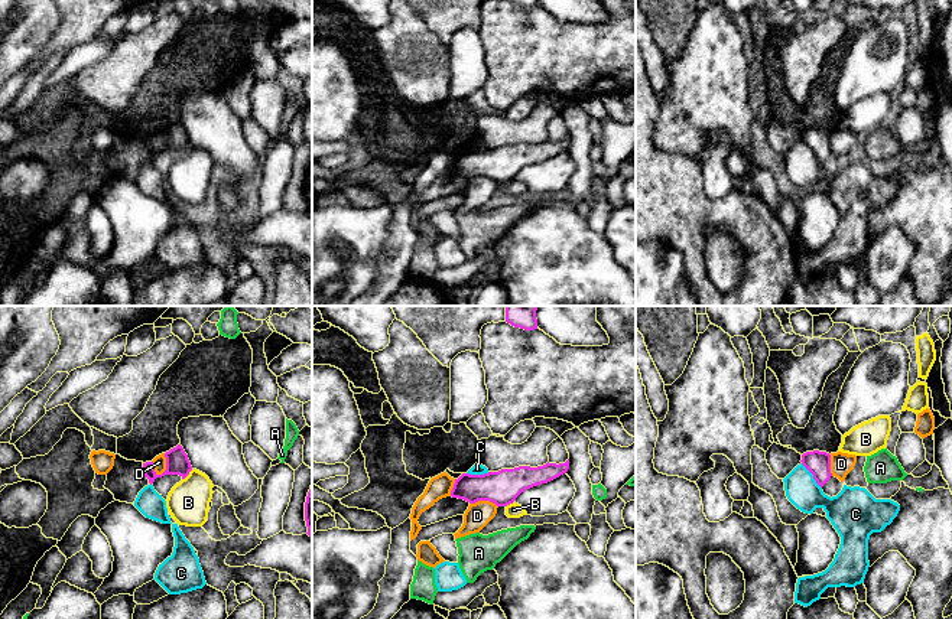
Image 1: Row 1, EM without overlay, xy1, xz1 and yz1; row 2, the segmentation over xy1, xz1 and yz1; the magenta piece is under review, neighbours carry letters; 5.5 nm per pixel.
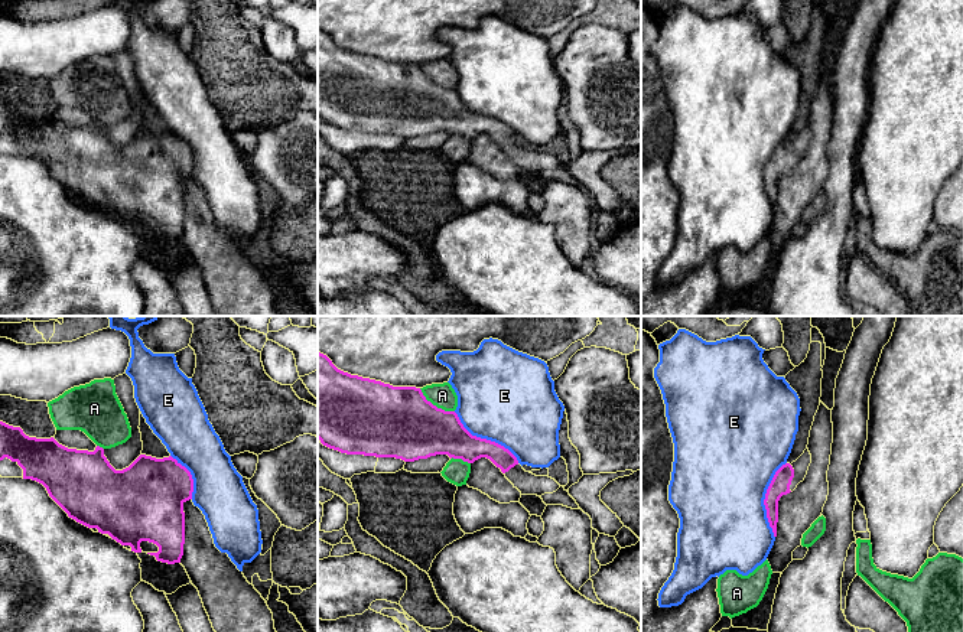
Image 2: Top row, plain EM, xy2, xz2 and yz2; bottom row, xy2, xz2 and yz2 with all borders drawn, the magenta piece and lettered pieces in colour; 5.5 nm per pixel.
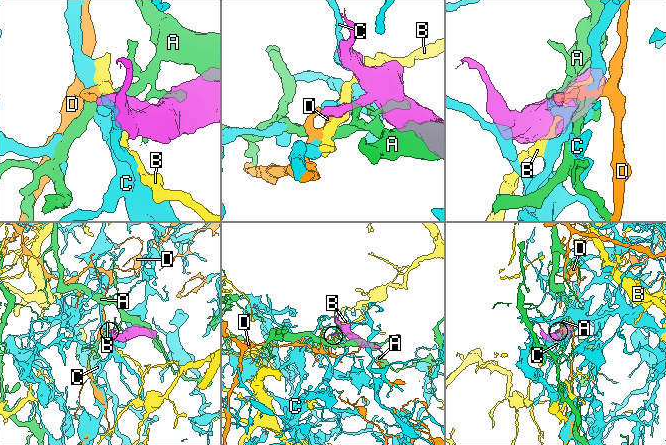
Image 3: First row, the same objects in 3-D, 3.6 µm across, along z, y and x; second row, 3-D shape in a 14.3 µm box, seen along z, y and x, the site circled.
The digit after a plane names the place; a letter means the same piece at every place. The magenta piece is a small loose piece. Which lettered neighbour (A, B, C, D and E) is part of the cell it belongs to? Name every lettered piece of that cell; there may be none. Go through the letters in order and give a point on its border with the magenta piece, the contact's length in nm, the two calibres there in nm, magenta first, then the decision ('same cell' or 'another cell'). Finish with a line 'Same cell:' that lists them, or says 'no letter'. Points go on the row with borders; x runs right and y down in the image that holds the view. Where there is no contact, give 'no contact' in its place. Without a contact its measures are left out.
A: xz2 (435, 406) | 240 nm | 400/140 nm | another cell
B: xy1 (187, 475) | 90 nm | 130/240 nm | another cell
C: yz1 (814, 476) | 180 nm | 140/190 nm | another cell
D: xy1 (166, 466) | 140 nm | 130/70 nm | another cell
E: yz2 (764, 499) | 420 nm | 110/500 nm | another cell
Same cell: no letter

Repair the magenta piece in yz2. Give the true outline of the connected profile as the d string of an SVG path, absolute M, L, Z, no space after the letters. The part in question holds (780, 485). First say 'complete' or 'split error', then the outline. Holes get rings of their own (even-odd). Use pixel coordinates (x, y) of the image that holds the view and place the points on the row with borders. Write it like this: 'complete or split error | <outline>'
split error | M806 449L796 462L793 462L791 465L785 463L775 472L767 489L764 505L774 537L777 537L778 501L783 495L793 492L797 485L804 480L810 463L811 455L809 449Z

